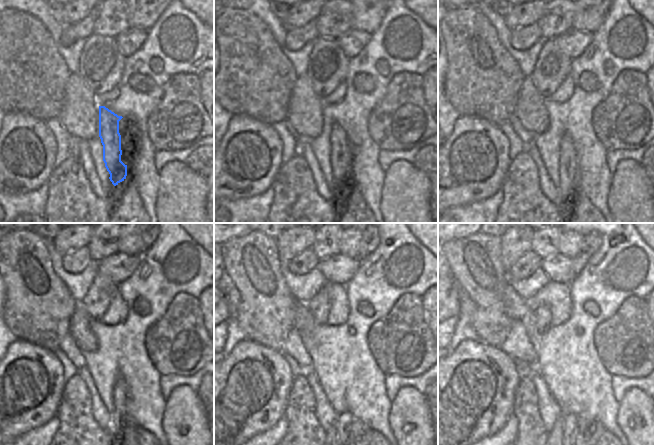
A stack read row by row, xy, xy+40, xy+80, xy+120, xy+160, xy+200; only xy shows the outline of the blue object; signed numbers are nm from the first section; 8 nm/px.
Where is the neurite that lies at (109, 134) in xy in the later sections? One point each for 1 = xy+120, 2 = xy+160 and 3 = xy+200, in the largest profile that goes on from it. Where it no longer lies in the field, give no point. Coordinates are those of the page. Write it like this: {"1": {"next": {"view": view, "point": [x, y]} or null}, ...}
{"1": {"next": {"view": "xy+120", "point": [119, 417]}}, "2": {"next": {"view": "xy+160", "point": [344, 420]}}, "3": {"next": {"view": "xy+200", "point": [570, 425]}}}

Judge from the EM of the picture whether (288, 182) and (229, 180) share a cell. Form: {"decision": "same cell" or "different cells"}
{"decision": "different cells"}

